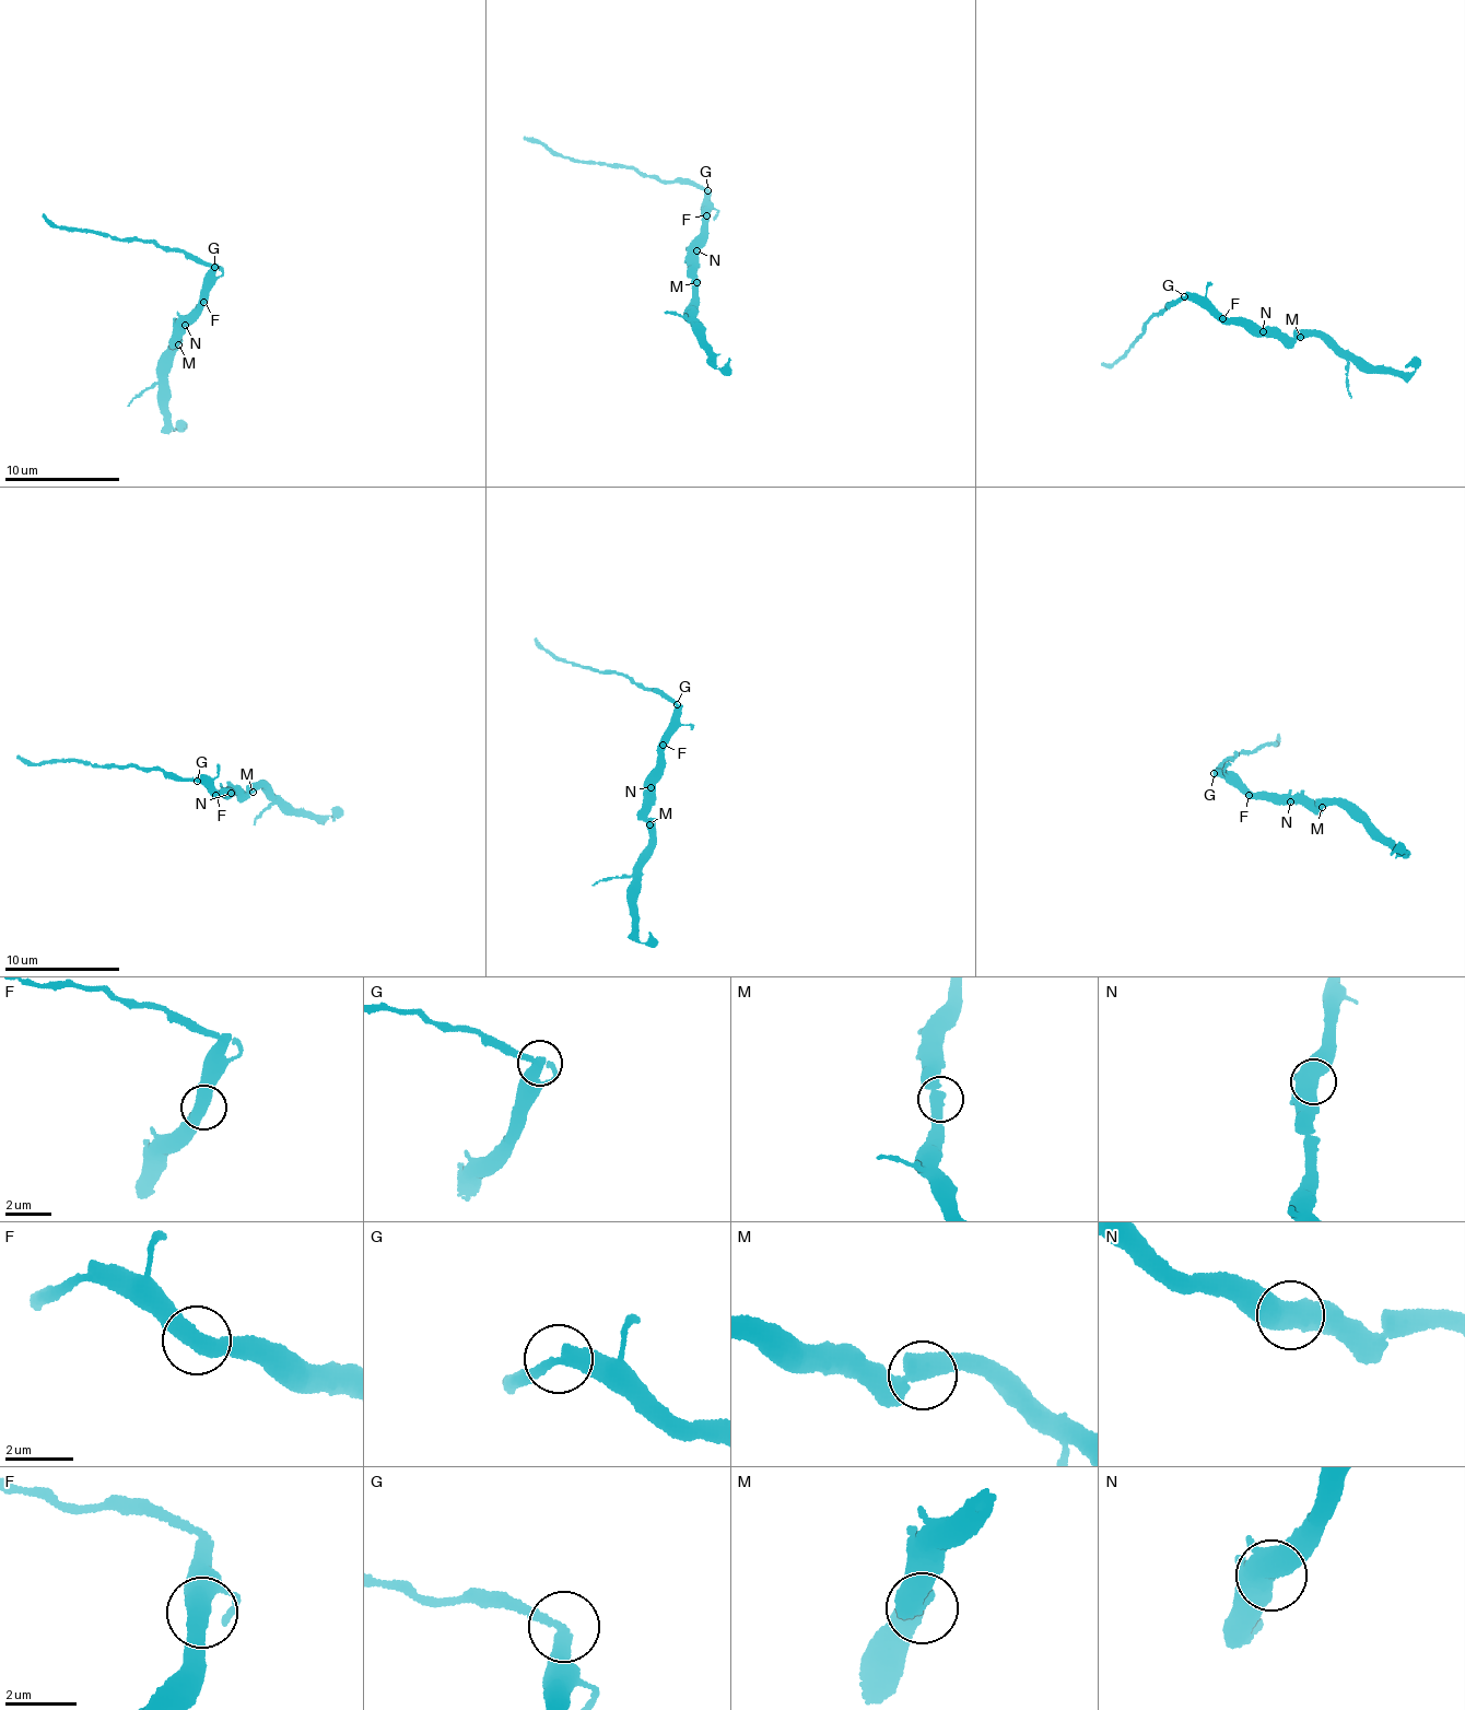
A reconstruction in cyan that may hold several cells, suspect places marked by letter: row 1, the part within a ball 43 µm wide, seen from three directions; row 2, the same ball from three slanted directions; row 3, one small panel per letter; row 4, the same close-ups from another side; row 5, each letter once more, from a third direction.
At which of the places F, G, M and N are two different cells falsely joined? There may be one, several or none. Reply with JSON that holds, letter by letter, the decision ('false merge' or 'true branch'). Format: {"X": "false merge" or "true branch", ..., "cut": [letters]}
{"F": "true branch", "G": "false merge", "M": "true branch", "N": "true branch", "cut": ["G"]}

